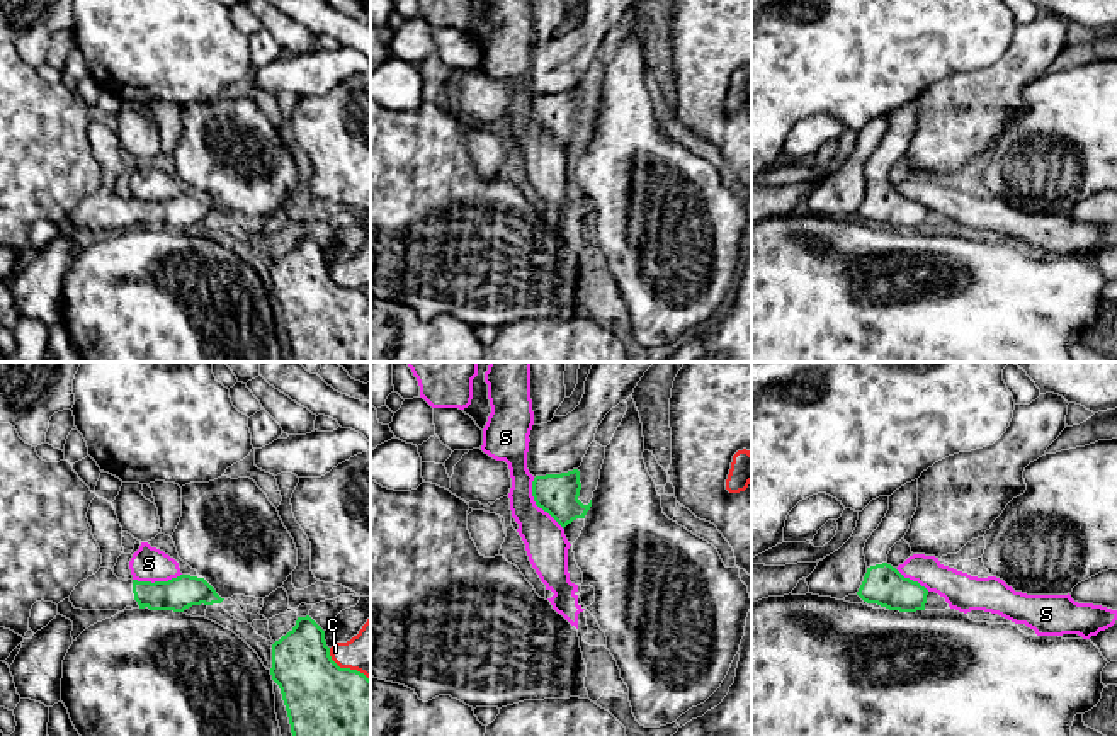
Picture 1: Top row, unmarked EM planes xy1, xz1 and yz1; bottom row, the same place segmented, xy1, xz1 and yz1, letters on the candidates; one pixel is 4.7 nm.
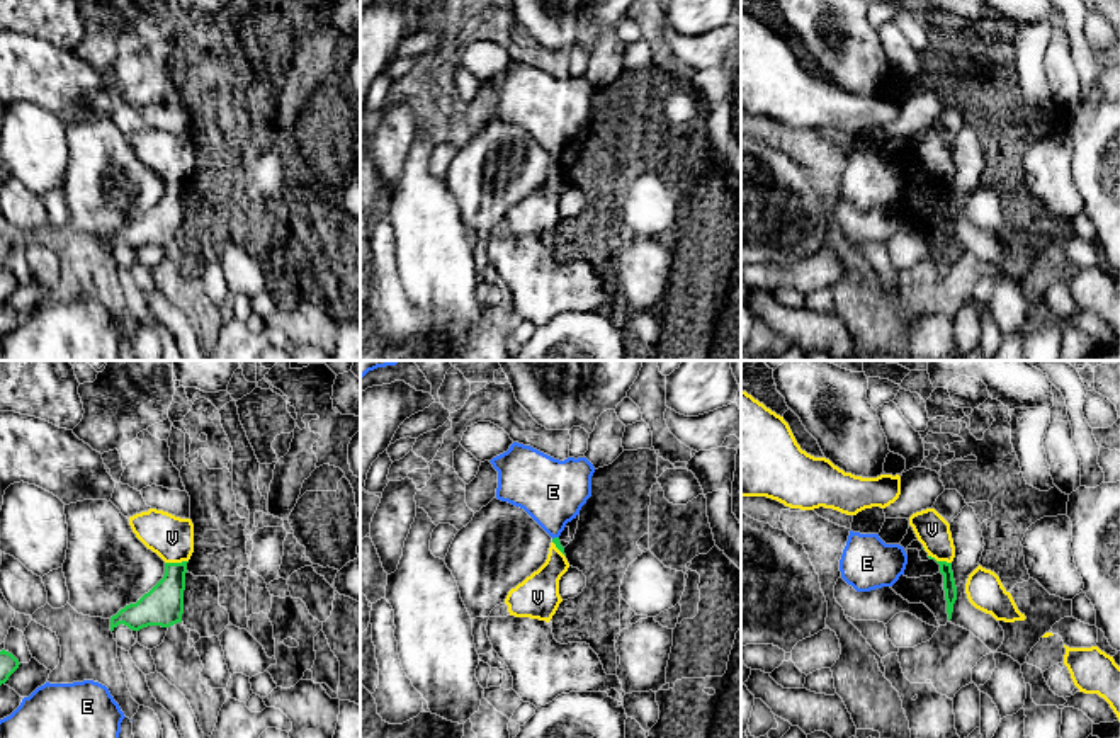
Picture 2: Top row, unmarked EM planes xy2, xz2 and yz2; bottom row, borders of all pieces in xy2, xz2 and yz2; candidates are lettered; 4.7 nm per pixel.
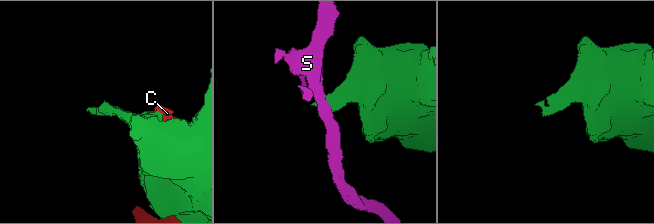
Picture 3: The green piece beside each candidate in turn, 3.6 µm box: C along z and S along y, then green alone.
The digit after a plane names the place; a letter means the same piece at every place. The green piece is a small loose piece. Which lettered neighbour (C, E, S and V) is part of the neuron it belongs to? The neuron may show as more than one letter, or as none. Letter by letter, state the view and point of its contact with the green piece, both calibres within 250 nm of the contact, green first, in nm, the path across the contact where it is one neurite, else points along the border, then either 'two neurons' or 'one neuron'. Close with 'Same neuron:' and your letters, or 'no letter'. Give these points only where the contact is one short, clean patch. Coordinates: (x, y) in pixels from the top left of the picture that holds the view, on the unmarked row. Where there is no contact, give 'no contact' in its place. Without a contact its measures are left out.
C: meets green in xy1 at (345, 288); 480 nm thick on the green side, 200 nm on the other; two neurons
E: meets green in xz2 at (554, 157); 30 nm thick on the green side, 300 nm on the other; two neurons
S: meets green in xz1 at (538, 124); 190 nm thick on the green side, 200 nm on the other; border along xz1 (532, 97), (532, 119), (563, 148); two neurons
V: meets green in xy2 at (175, 182); 190 nm thick on the green side, 200 nm on the other; two neurons
Same neuron: no letter

